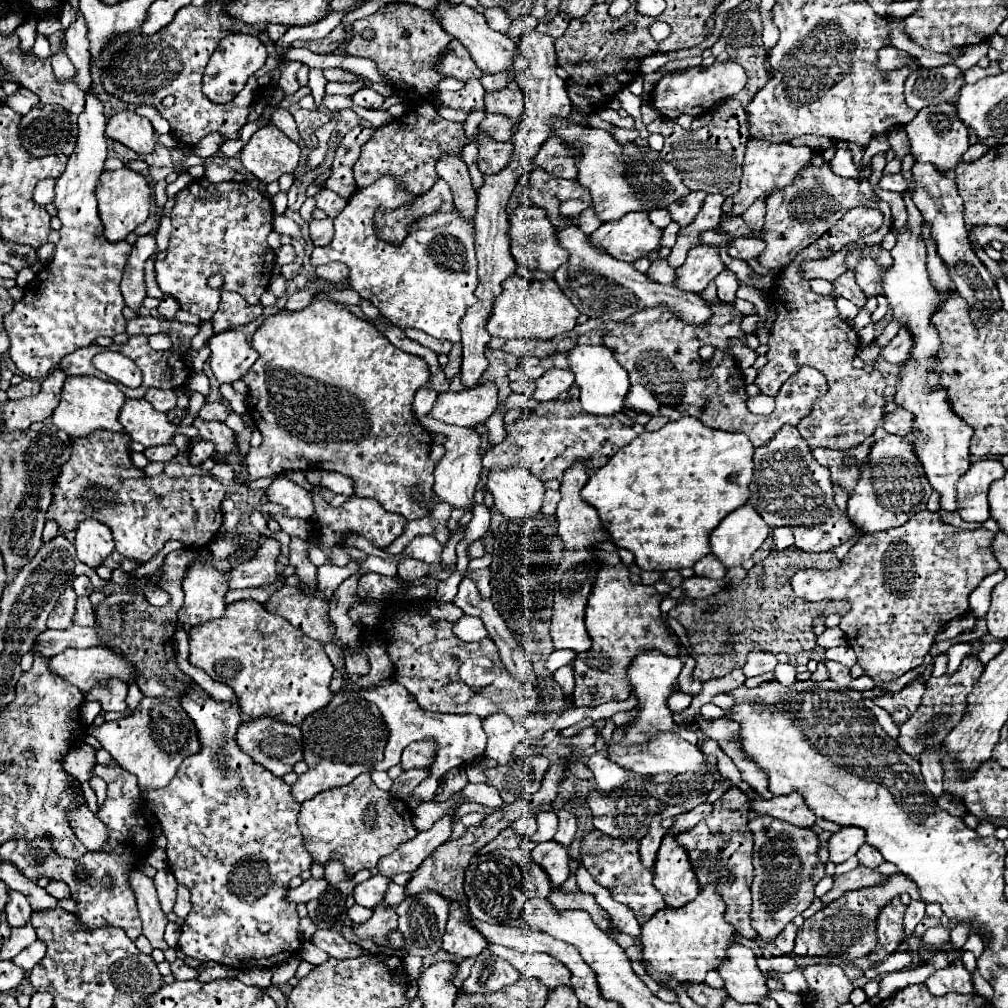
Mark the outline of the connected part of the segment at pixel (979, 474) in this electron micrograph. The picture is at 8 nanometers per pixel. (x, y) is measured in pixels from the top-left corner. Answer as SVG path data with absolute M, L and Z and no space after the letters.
M997 459L975 461L957 483L957 513L965 521L983 523L989 519L987 491L989 485L1005 475L1005 467Z

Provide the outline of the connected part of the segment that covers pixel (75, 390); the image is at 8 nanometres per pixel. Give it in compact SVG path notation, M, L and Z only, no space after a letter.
M81 375L81 377L67 377L63 391L61 391L61 401L53 411L53 423L67 431L71 437L83 437L89 435L91 431L97 429L107 429L107 431L123 431L117 415L119 409L123 407L127 397L117 389L115 383L97 379L93 375Z

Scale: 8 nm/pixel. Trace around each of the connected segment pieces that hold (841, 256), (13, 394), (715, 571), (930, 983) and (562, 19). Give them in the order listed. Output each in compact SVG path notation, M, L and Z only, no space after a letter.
M841 249L839 253L827 257L827 259L803 261L803 263L801 263L801 275L803 275L803 279L807 279L807 281L811 281L811 279L835 281L841 273L847 271L847 265L845 265L847 253L849 253L847 249Z
M23 379L17 387L9 387L7 389L7 397L9 399L23 399L23 397L31 397L37 395L41 389L41 383L35 379Z
M711 553L707 557L703 557L699 563L695 563L695 573L699 577L709 577L709 579L723 579L725 577L725 565Z
M957 959L945 969L937 969L927 981L927 989L931 995L947 995L951 991L955 993L973 993L973 983L969 971L963 967L963 963Z
M557 13L551 21L541 21L539 25L537 25L537 31L539 33L545 33L545 35L551 35L551 37L563 37L563 31L567 29L567 25L569 25L569 21L571 21L571 17L567 15L567 13Z

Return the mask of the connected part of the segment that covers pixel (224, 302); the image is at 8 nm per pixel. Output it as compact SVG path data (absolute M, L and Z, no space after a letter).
M223 291L219 311L215 313L213 329L215 329L215 333L219 333L219 331L231 329L231 327L239 327L239 325L245 325L245 323L257 319L261 313L263 313L263 305L247 305L245 299L239 297L237 293Z

